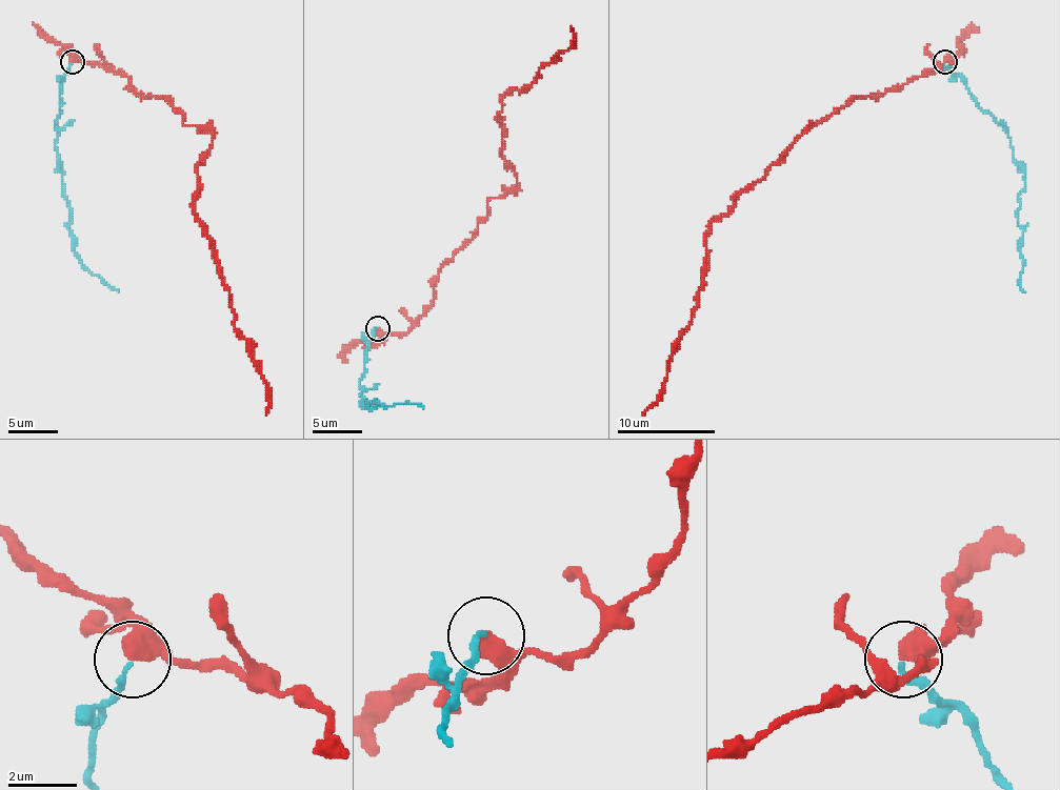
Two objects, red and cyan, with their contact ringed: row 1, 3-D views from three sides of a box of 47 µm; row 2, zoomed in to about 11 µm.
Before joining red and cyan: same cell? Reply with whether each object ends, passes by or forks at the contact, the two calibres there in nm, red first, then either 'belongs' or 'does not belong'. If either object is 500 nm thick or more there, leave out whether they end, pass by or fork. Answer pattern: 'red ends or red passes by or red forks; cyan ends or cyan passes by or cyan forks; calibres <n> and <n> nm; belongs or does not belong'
calibres 600 and 170 nm; does not belong

